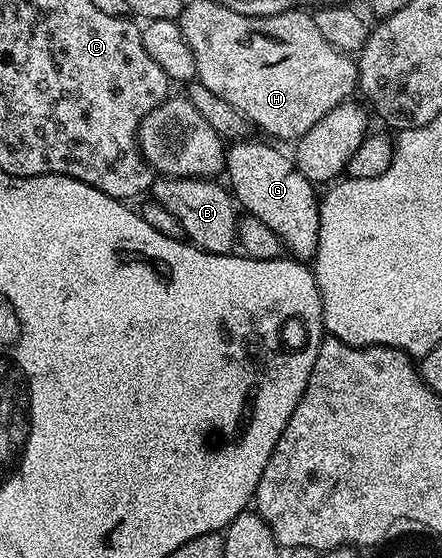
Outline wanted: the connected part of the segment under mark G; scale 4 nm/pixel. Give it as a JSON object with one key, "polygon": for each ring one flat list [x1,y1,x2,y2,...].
{"polygon":[[234,141,227,150,224,173,229,174,228,185,238,207,247,212,248,217,263,220,271,232,281,237,294,259,316,259,321,207,319,194,313,191,316,190,314,183,297,170,289,154,280,154,273,146,260,146,249,141]]}

